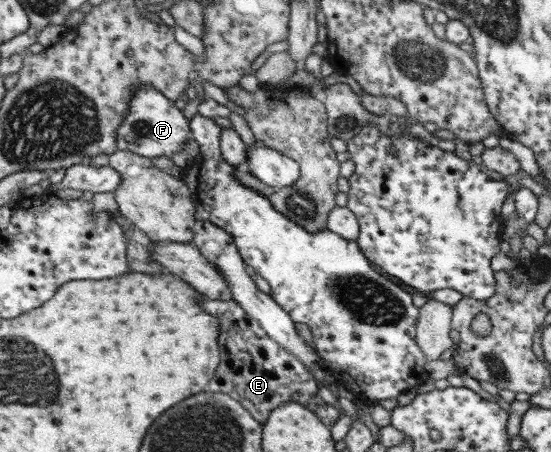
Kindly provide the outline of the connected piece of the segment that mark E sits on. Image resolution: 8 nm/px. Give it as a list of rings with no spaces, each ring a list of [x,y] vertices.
[[[200,295],[202,306],[221,322],[220,352],[222,355],[217,375],[209,383],[209,392],[217,391],[233,399],[241,399],[241,403],[257,415],[257,421],[267,423],[271,411],[283,403],[293,401],[302,403],[311,411],[316,412],[331,427],[339,421],[341,413],[323,401],[319,395],[317,380],[311,377],[305,364],[295,355],[289,353],[278,341],[271,339],[268,331],[260,321],[251,318],[244,307],[235,300],[210,300]]]

